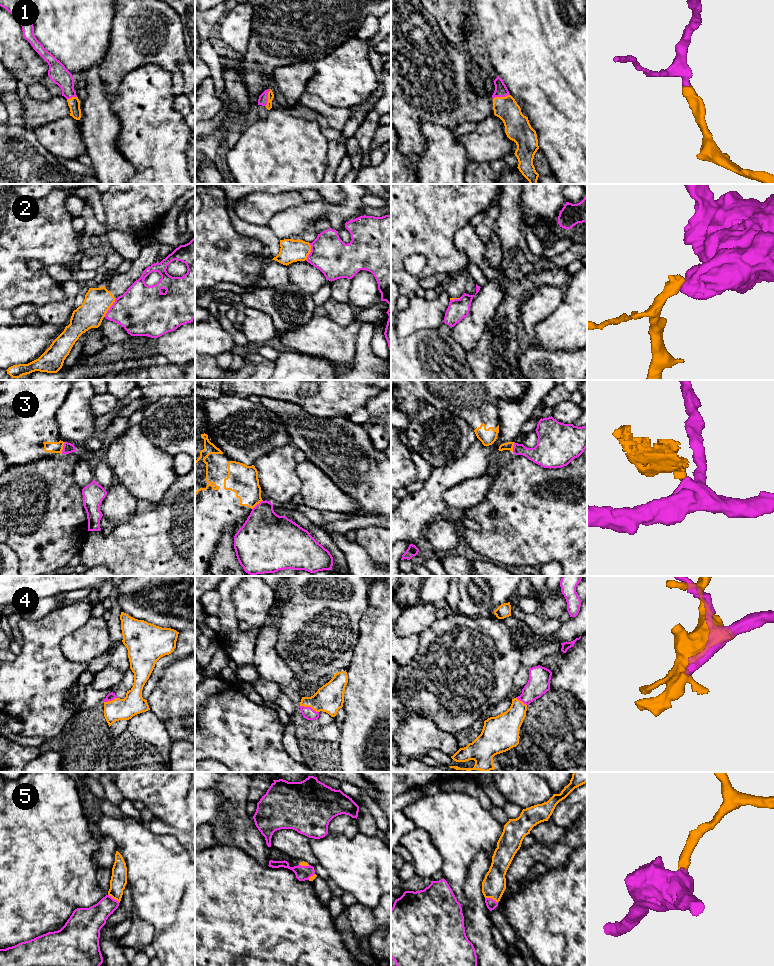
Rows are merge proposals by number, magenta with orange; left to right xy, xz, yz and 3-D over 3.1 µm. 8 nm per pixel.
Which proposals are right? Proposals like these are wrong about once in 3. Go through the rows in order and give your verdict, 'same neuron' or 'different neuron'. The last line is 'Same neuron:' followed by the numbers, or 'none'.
1: same neuron
2: different neuron
3: different neuron
4: same neuron
5: same neuron
Same neuron: 1, 4, 5

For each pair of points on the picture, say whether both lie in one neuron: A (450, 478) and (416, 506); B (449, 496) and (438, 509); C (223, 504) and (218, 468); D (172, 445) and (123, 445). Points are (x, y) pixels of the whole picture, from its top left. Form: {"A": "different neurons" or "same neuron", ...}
{"A": "same neuron", "B": "different neurons", "C": "same neuron", "D": "different neurons"}

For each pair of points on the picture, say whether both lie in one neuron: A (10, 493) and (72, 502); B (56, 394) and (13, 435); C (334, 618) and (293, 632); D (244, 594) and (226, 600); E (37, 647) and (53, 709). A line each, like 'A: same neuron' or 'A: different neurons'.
A: same neuron
B: same neuron
C: same neuron
D: different neurons
E: same neuron

